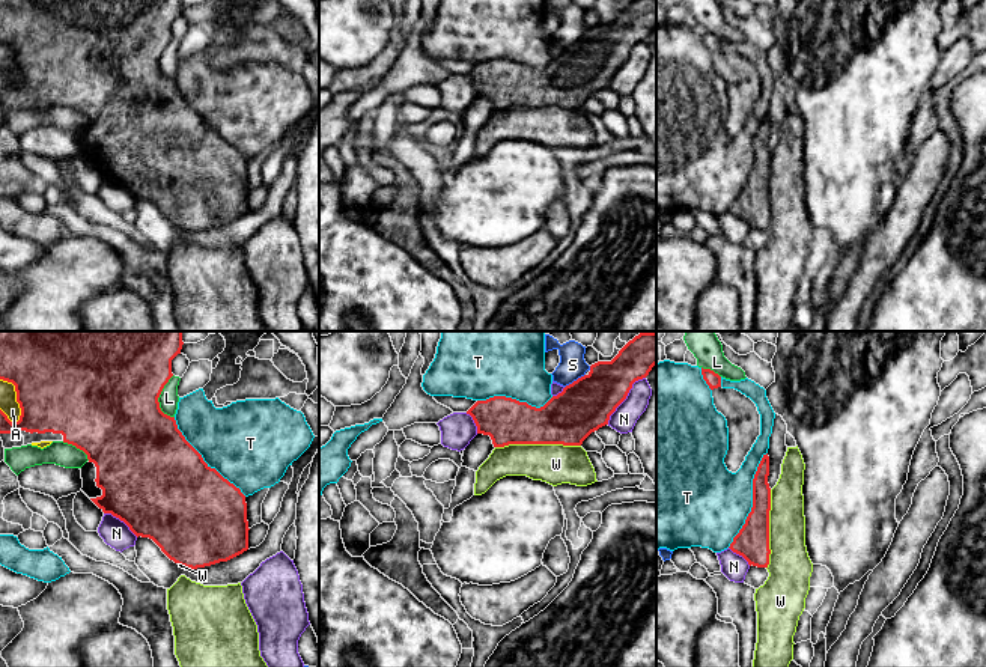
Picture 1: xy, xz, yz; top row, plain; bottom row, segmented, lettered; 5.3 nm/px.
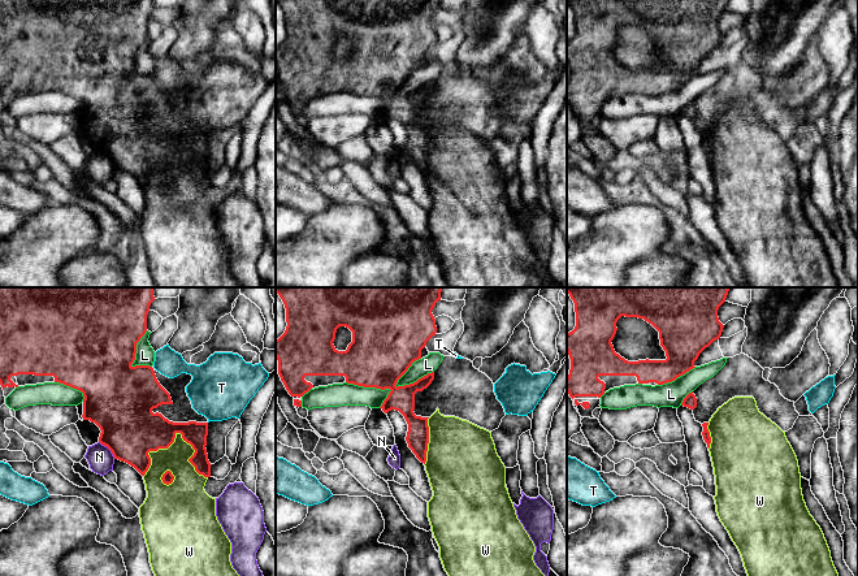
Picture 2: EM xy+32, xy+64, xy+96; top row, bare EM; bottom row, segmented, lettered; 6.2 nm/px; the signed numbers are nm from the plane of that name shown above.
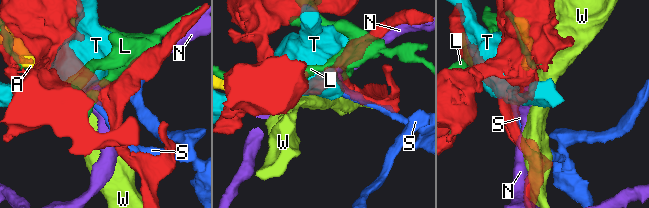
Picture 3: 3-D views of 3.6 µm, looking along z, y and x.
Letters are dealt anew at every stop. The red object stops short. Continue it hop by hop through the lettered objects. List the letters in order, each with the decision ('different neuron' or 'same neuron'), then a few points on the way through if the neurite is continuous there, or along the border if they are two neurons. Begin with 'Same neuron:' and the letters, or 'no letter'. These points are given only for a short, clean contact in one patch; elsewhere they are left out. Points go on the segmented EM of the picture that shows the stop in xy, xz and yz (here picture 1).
Same neuron: no letter
A: different neuron
L: different neuron
N: different neuron
S: different neuron
T: different neuron
W: different neuron

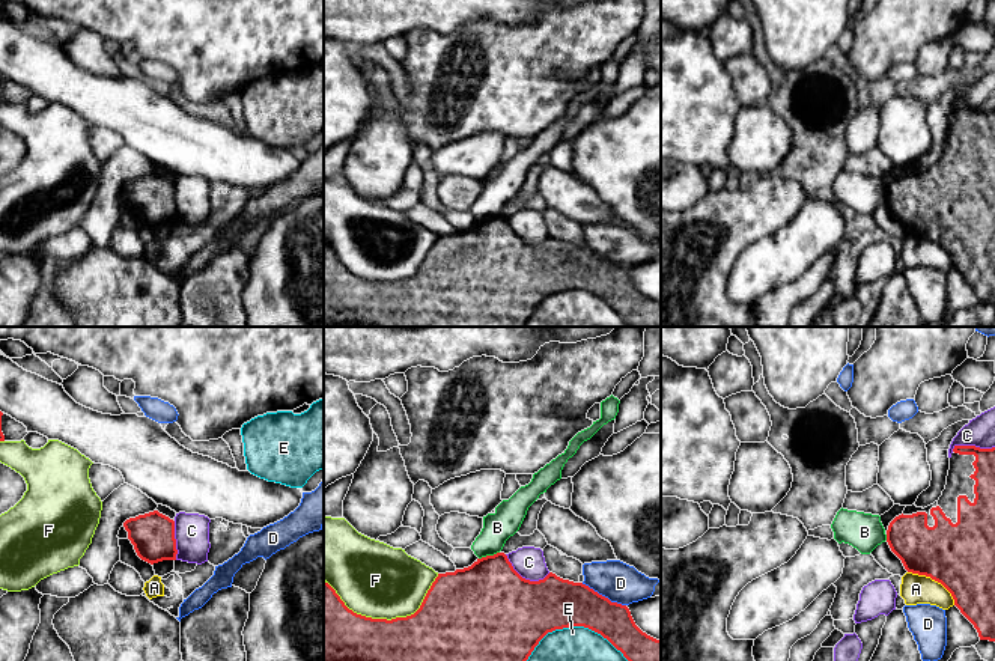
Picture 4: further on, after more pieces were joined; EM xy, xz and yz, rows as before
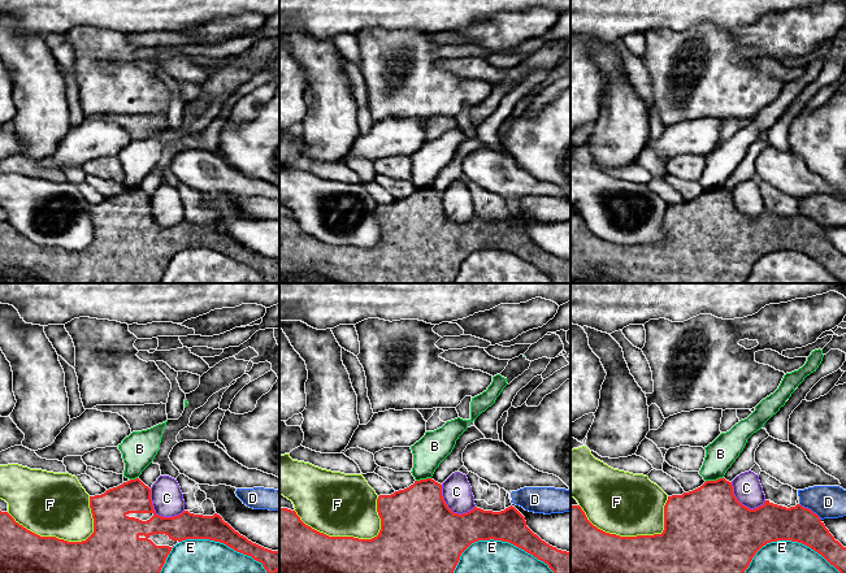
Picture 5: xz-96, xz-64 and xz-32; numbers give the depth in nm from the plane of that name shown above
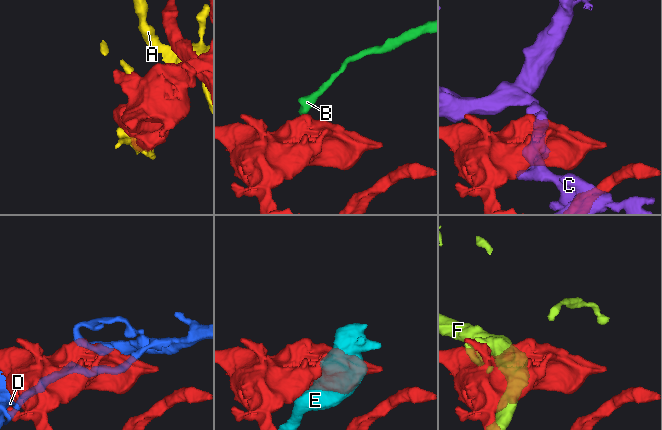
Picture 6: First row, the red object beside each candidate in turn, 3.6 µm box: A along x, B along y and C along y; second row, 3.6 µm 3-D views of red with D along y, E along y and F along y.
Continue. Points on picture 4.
Same neuron: no letter
A: different neuron
B: different neuron; border xz (499, 551), (479, 559)
C: different neuron
D: different neuron
E: different neuron
F: different neuron

